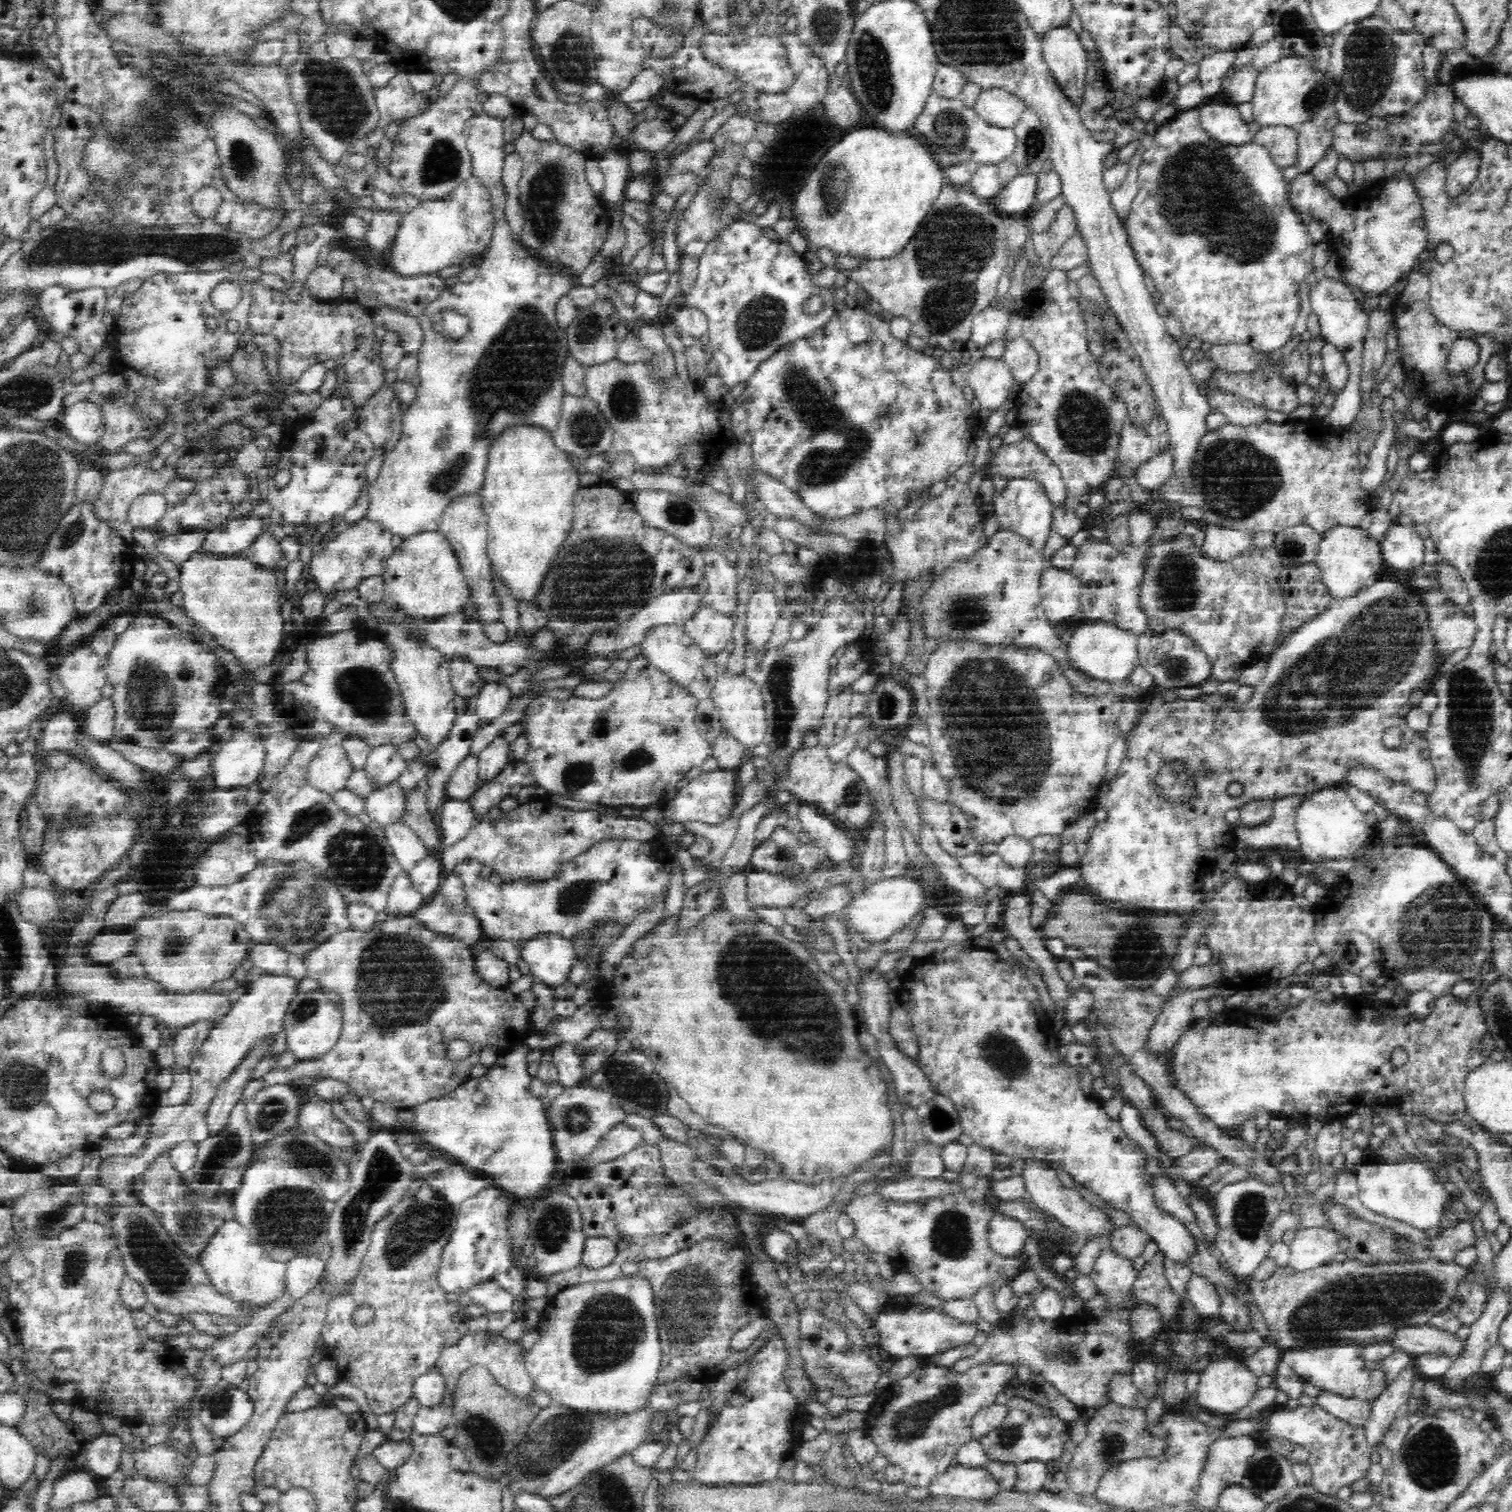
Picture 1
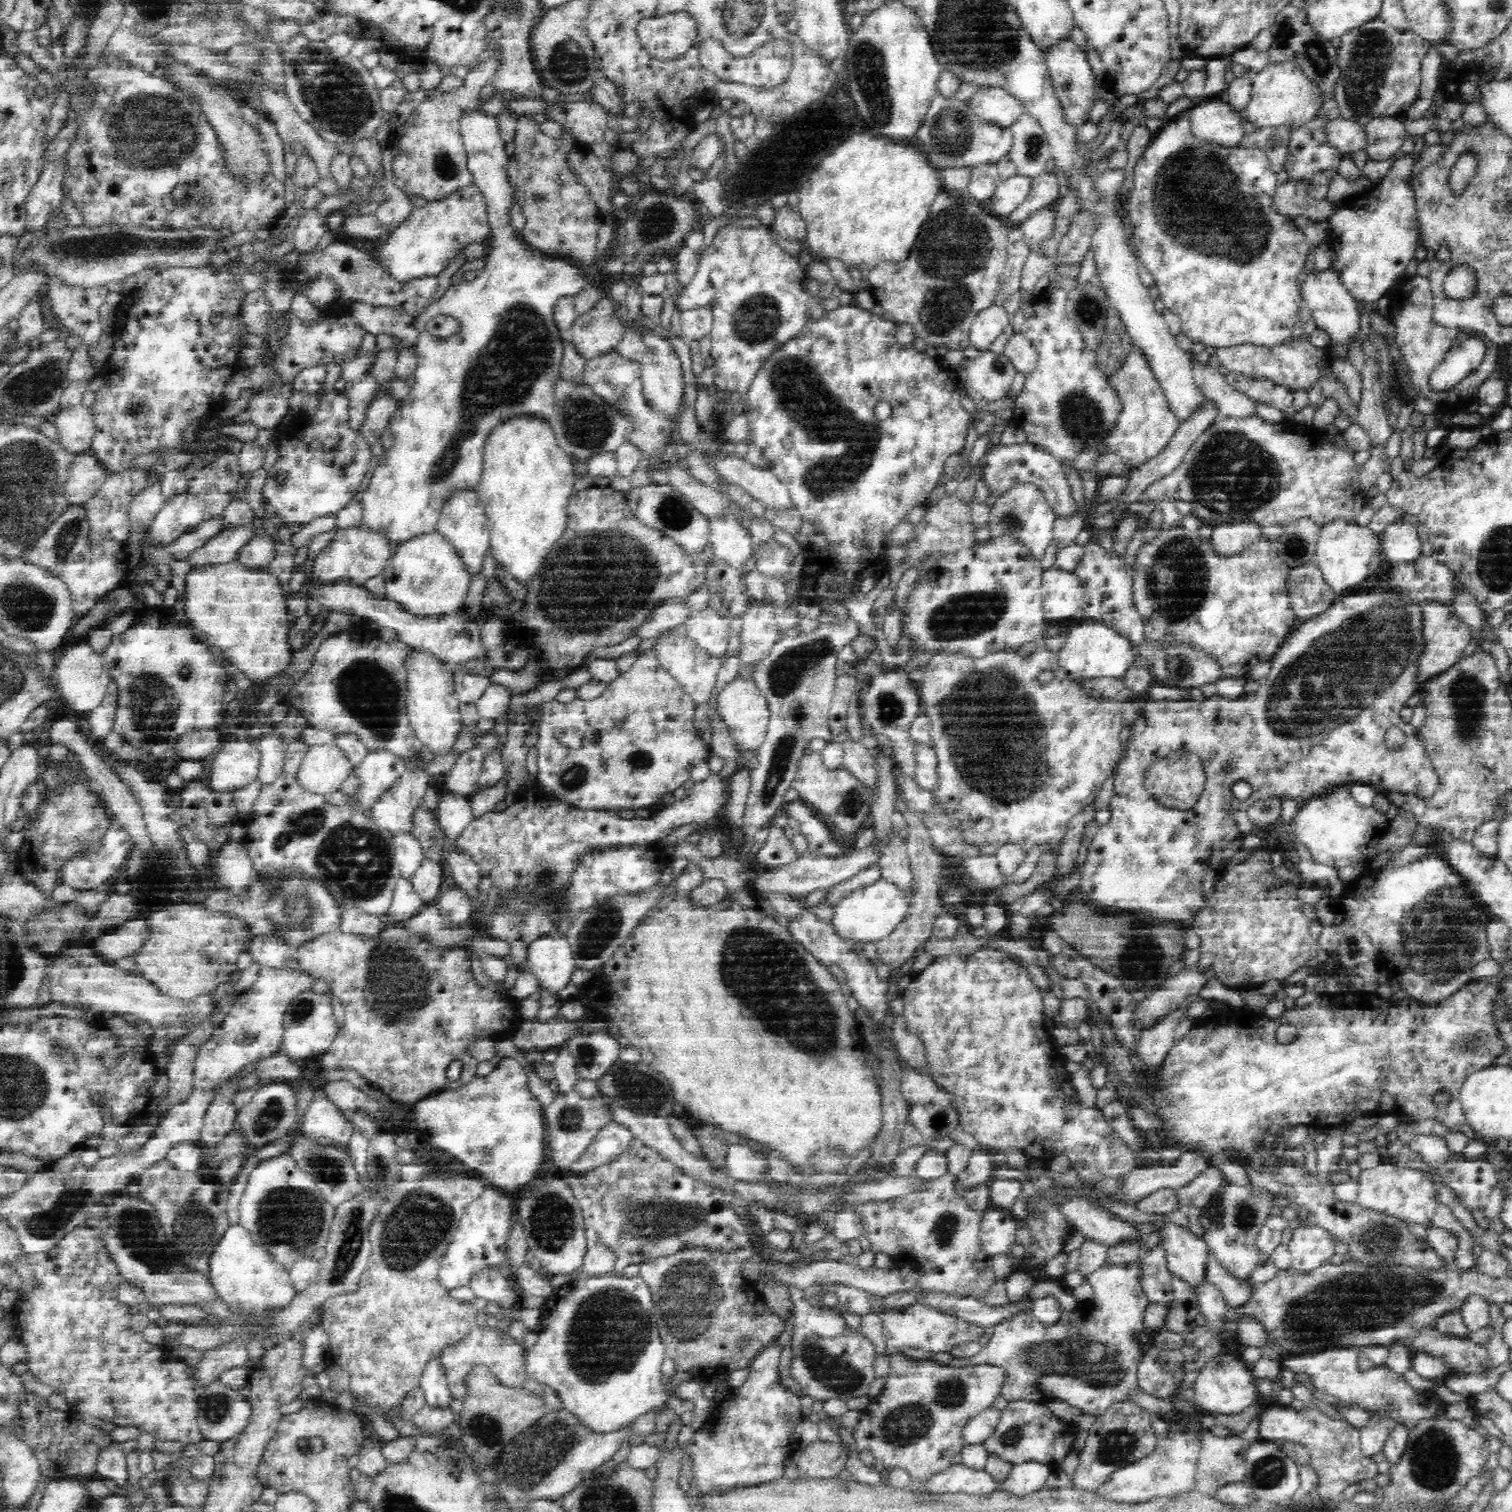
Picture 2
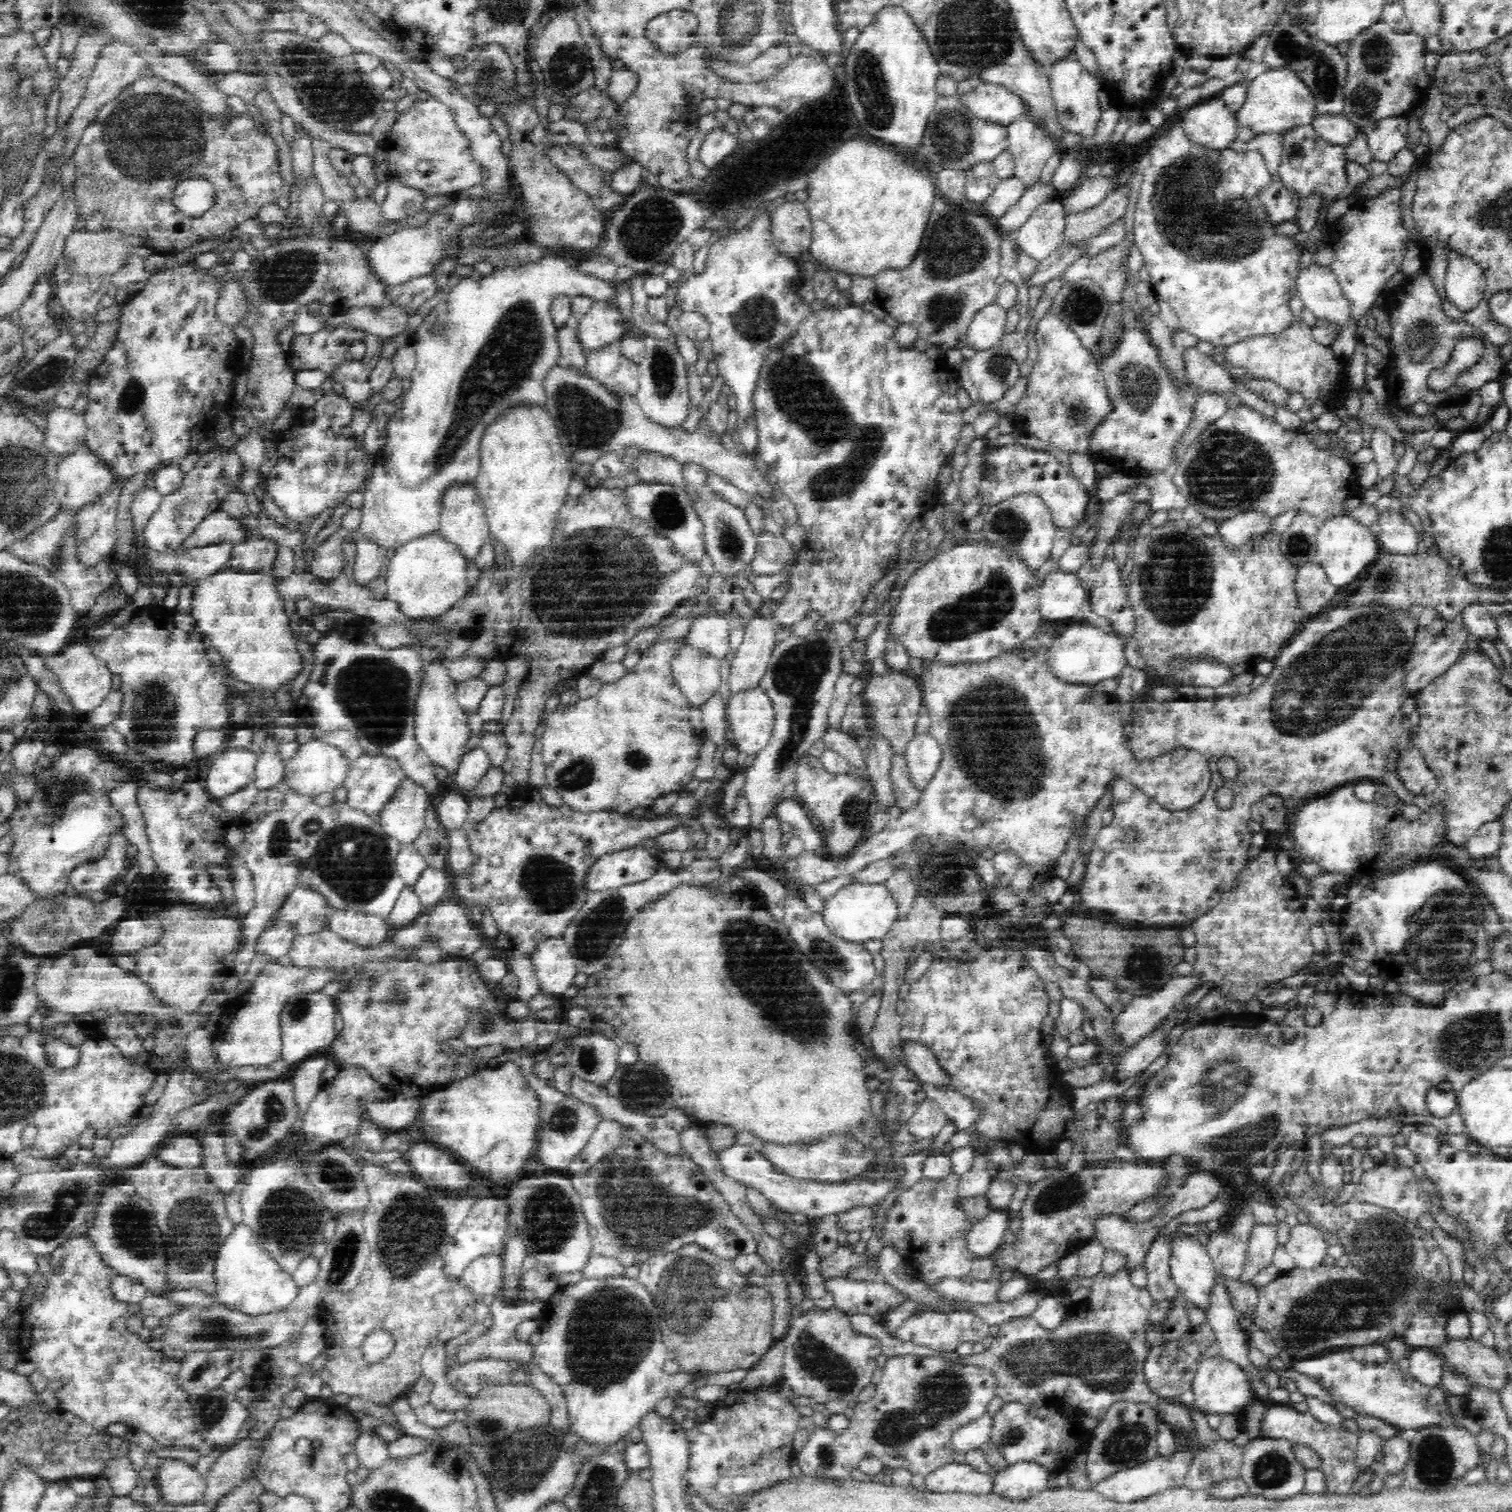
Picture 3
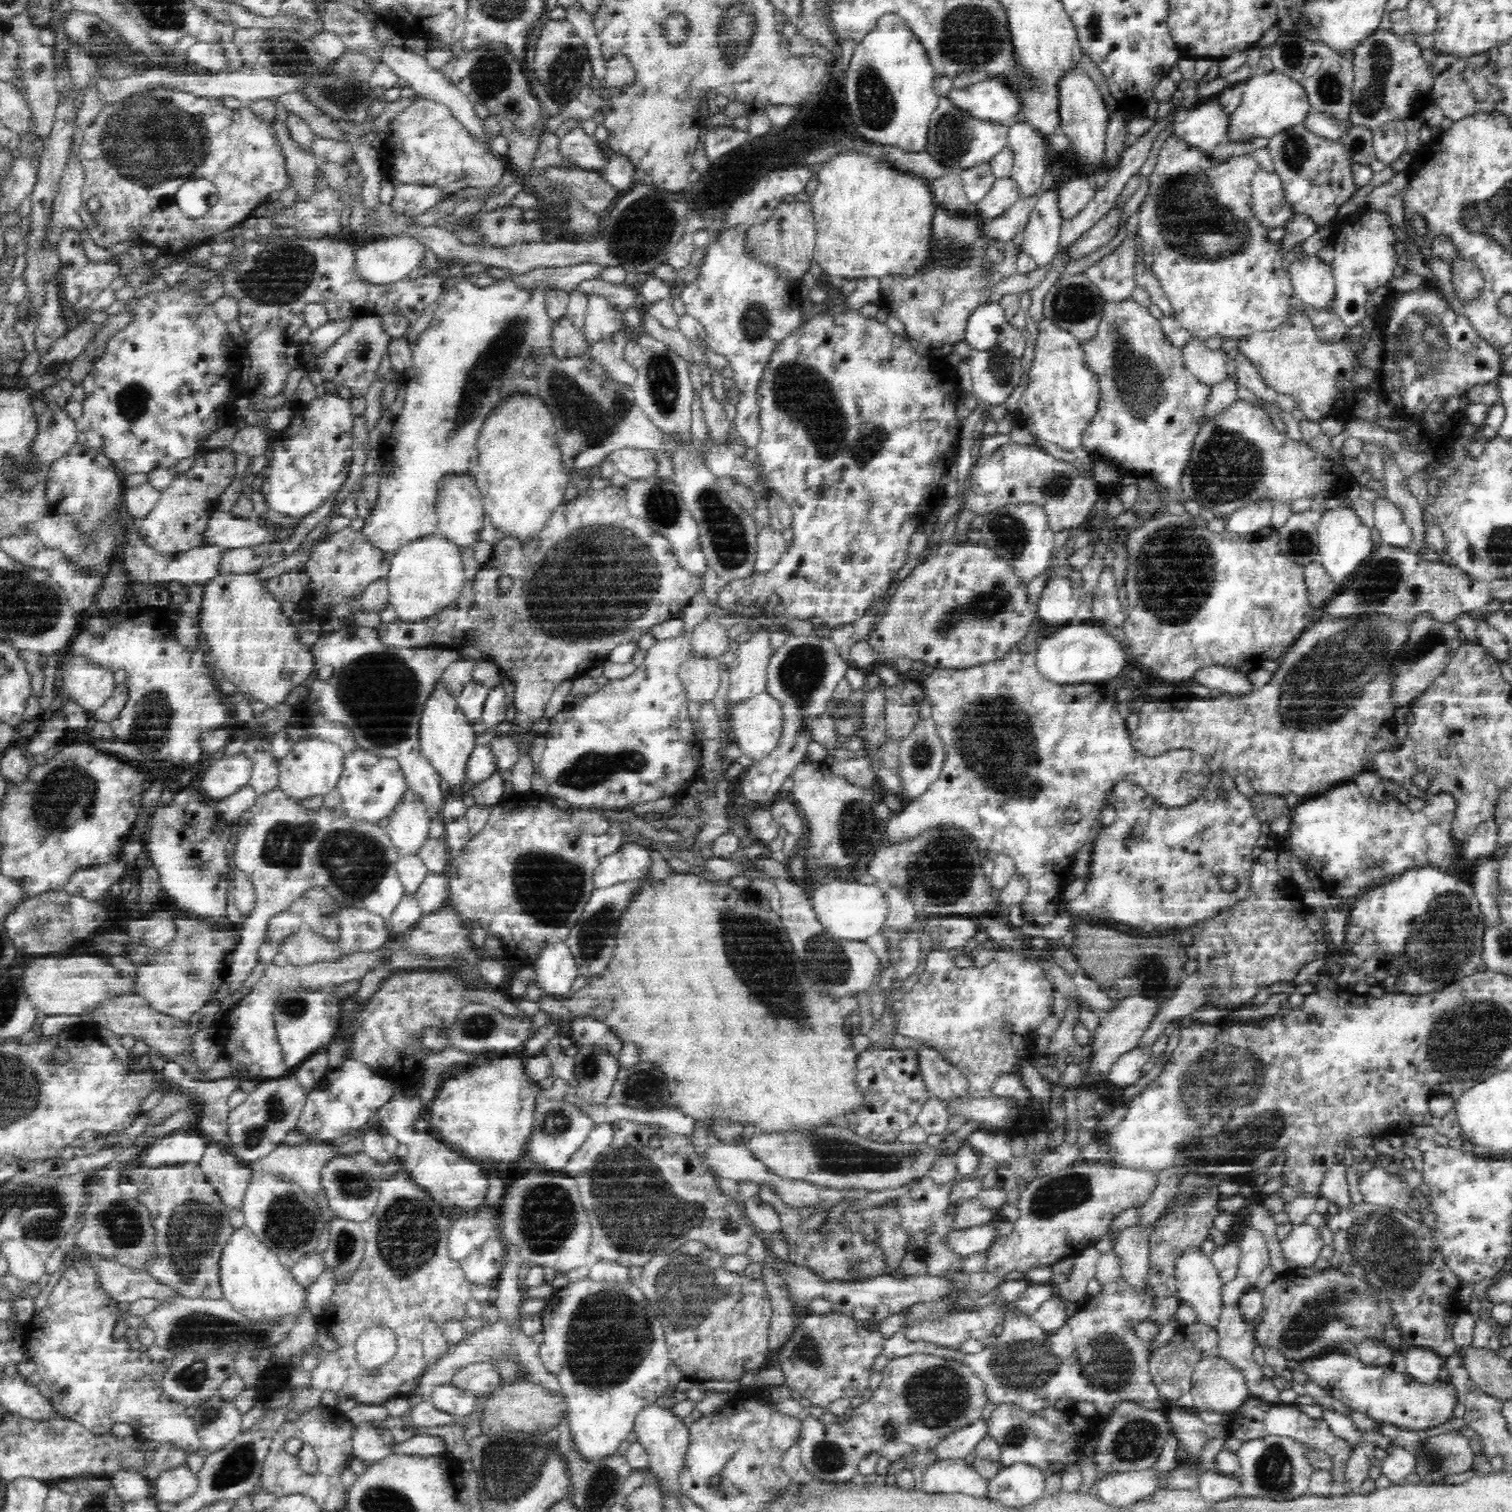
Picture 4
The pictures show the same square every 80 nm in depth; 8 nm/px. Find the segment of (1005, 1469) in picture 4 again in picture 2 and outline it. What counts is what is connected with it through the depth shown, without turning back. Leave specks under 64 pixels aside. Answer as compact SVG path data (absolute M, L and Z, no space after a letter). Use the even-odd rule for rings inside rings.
M1028 1461L1014 1465L1010 1478L999 1485L1014 1494L1028 1494L1044 1488L1045 1480L1053 1468L1040 1461Z

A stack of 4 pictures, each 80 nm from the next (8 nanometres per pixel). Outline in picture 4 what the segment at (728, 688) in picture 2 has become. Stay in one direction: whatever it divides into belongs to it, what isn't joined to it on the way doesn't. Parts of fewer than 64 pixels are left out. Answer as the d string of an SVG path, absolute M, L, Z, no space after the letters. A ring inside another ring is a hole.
M767 691L734 700L730 710L729 725L732 731L732 740L738 744L741 754L746 754L751 759L764 756L778 738L778 729L781 724L780 706L777 700Z

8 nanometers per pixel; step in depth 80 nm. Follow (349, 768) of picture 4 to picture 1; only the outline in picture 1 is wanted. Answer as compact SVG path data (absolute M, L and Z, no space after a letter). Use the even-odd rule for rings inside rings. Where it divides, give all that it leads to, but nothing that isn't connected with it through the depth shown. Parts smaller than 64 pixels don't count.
M386 742L372 746L365 772L386 785L390 778L397 778L406 768L406 760L396 751L395 745L392 742Z

